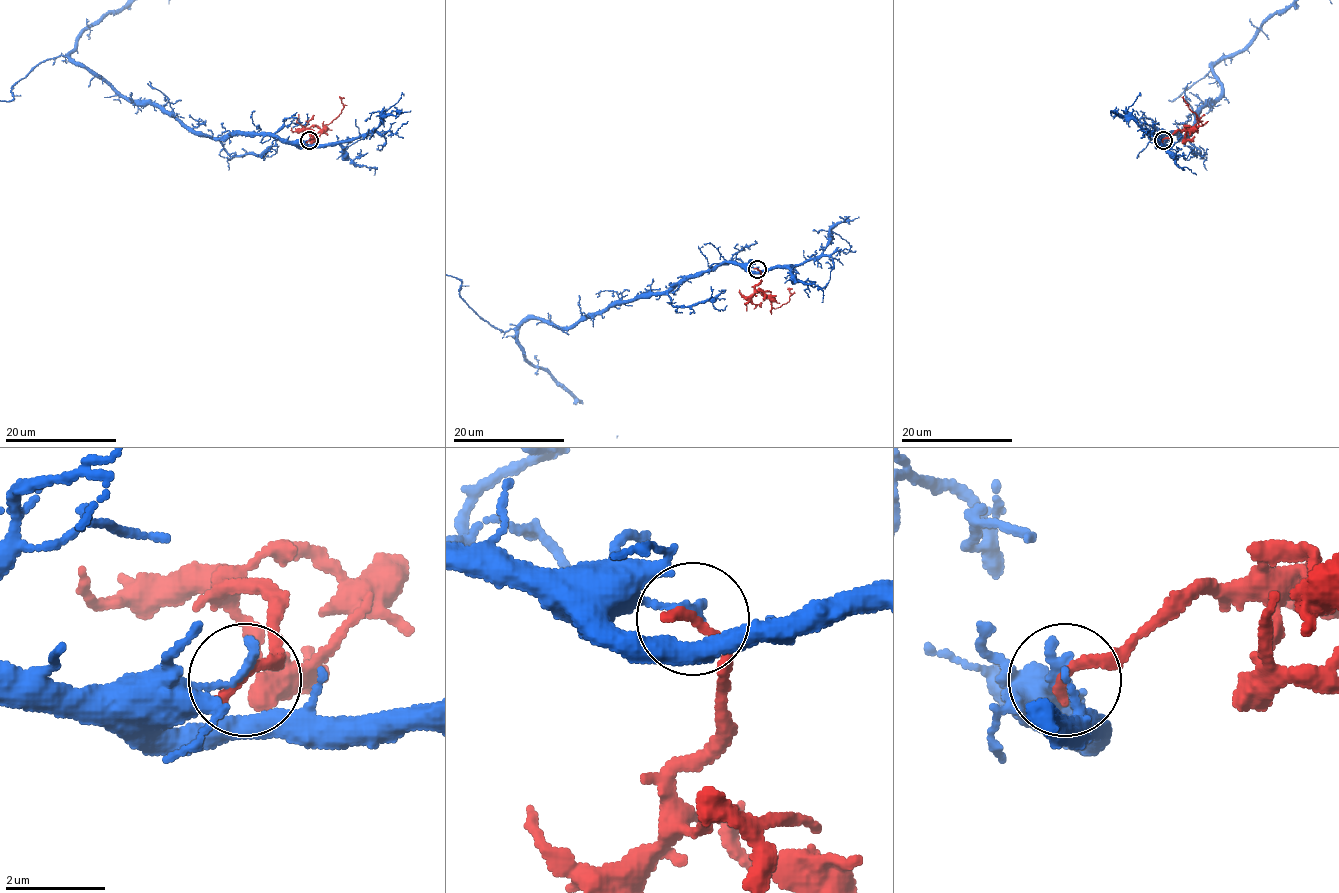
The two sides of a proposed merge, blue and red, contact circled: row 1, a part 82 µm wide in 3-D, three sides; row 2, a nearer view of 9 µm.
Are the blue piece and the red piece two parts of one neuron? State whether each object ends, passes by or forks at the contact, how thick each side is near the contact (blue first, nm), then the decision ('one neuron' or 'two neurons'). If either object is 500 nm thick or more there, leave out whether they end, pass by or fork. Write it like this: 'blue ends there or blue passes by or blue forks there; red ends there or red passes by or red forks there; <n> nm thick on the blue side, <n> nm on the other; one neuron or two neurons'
blue ends there; red ends there; 200 nm thick on the blue side, 220 nm on the other; two neurons

